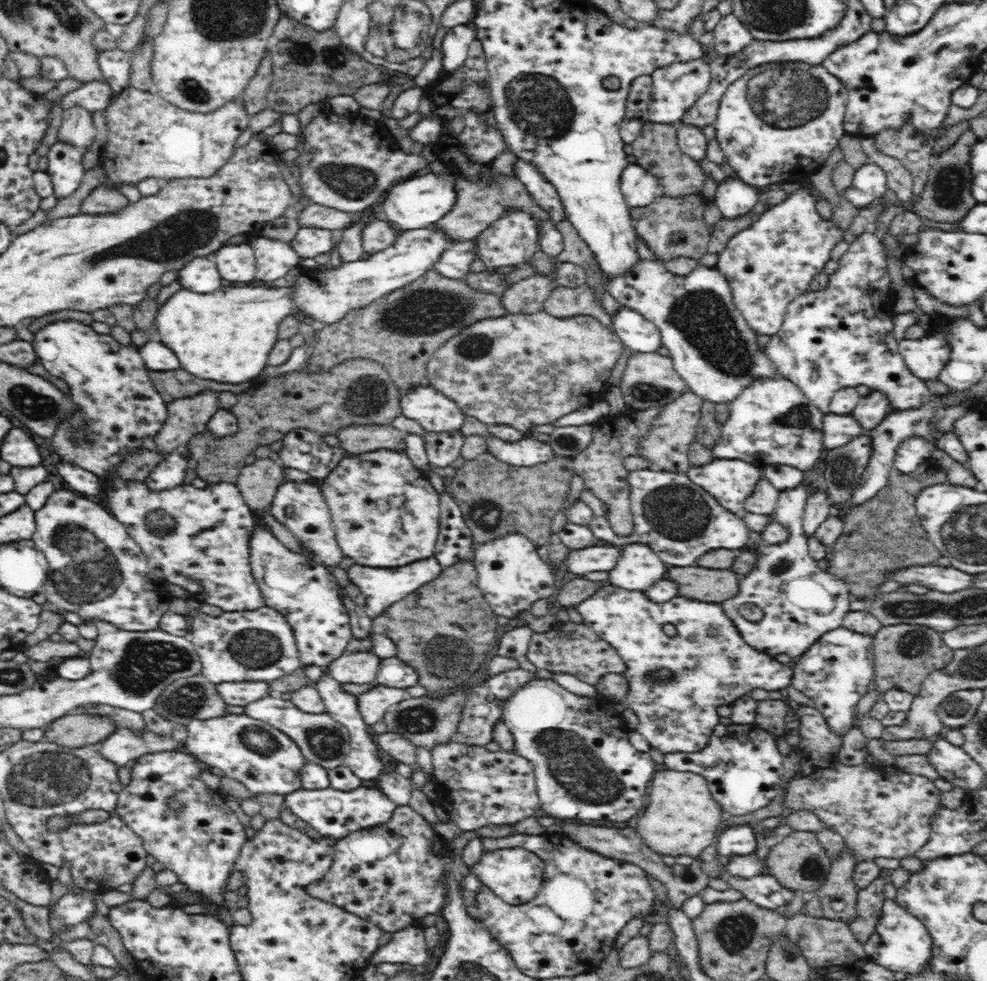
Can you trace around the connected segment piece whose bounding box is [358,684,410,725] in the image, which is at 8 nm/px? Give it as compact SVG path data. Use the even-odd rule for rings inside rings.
M375 685L358 696L359 711L366 724L380 722L387 710L410 698L405 689Z

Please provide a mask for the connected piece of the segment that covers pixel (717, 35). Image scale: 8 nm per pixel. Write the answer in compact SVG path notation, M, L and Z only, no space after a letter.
M730 13L723 16L716 25L712 44L717 56L723 59L747 48L753 40L752 33L737 16Z

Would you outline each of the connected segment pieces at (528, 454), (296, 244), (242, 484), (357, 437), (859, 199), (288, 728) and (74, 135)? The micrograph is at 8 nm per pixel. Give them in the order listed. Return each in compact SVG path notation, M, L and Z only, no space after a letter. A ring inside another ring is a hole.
M492 435L485 439L489 453L512 466L534 467L535 464L546 463L556 456L548 442L541 442L534 435L512 442Z
M300 227L289 243L299 257L314 258L318 254L331 252L336 233L330 229Z
M256 459L240 469L235 485L251 511L268 510L275 492L286 482L284 465L272 459Z
M356 424L340 428L336 432L341 447L352 455L379 448L405 450L406 433L391 424Z
M872 162L856 169L852 183L843 190L843 196L858 208L868 206L876 198L887 196L886 174Z
M268 695L249 702L244 707L244 714L256 720L261 720L271 724L274 728L288 735L302 751L304 759L308 763L316 763L330 770L344 765L346 755L351 751L351 738L348 729L336 722L328 713L308 714L302 712L290 700L280 700L278 697L272 698Z
M74 105L64 109L63 121L57 131L57 140L67 141L78 149L87 148L96 136L94 117L88 110Z

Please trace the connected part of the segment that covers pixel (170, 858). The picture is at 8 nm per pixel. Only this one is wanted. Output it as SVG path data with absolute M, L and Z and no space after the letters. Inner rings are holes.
M191 752L142 755L132 763L132 780L120 792L115 814L142 839L147 854L175 872L187 890L198 892L209 904L217 904L206 904L203 912L216 916L216 908L225 908L226 884L247 837L245 826L220 791L211 790L198 777L204 770L208 770L207 764Z

